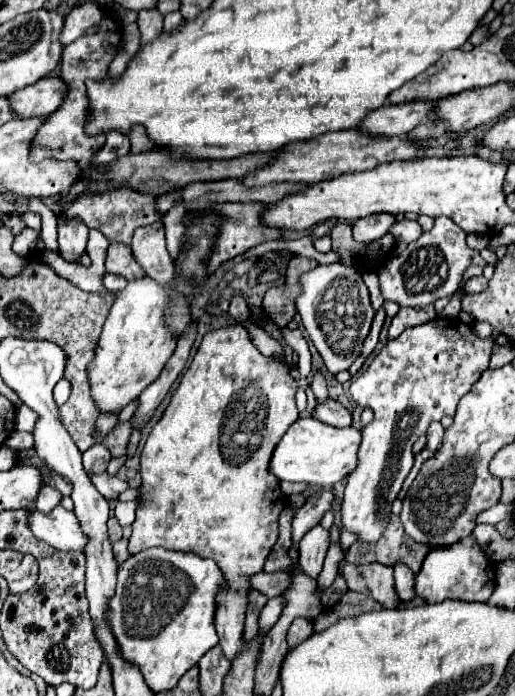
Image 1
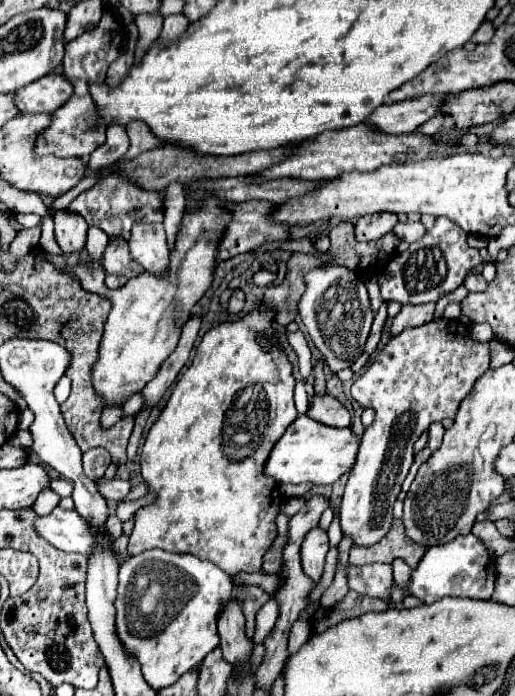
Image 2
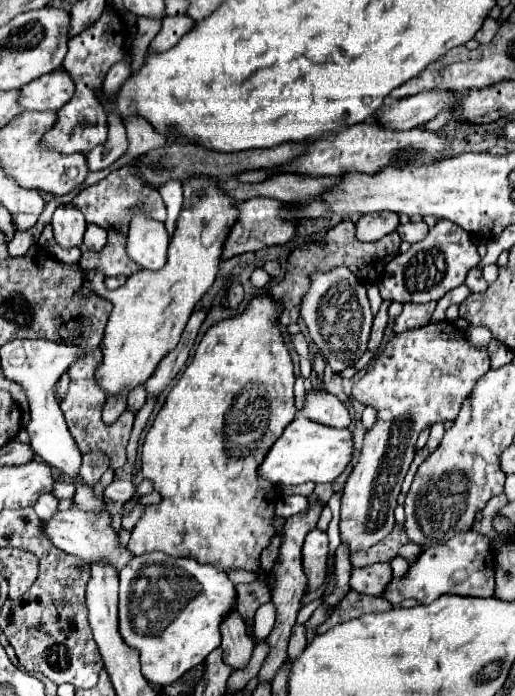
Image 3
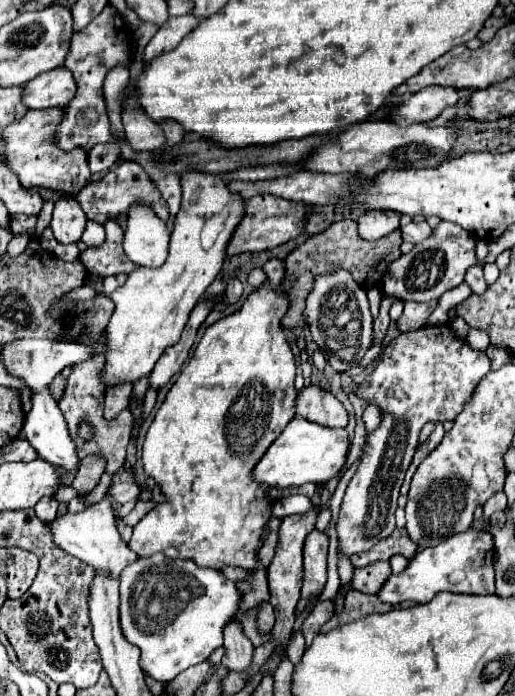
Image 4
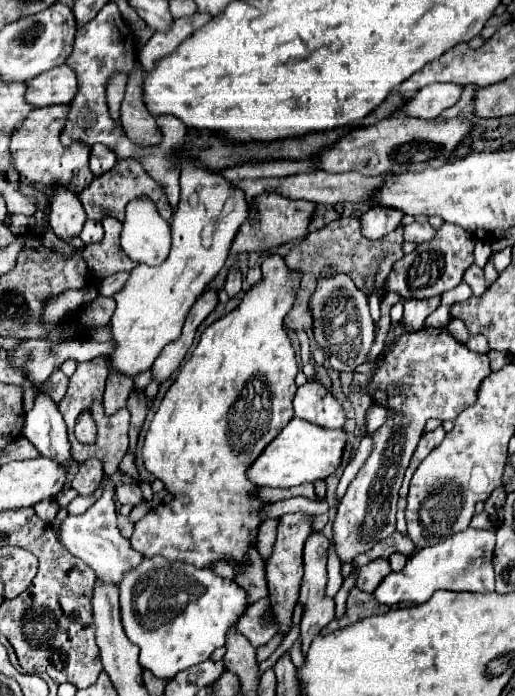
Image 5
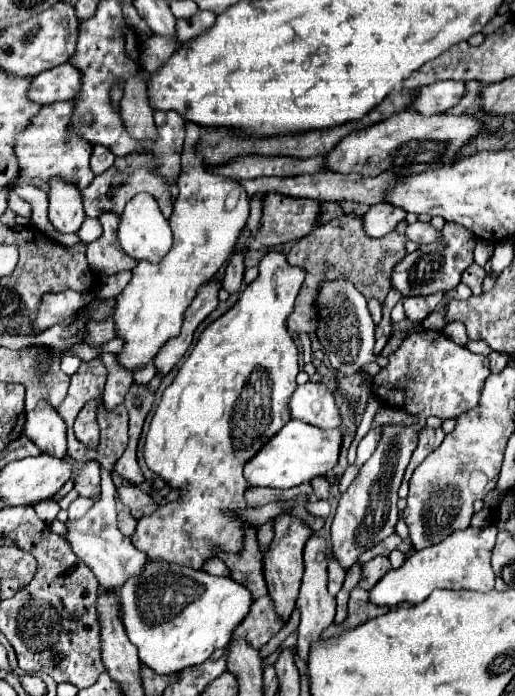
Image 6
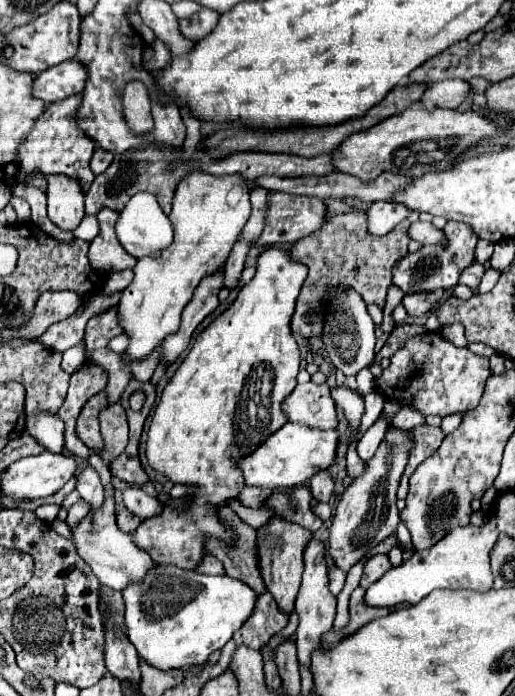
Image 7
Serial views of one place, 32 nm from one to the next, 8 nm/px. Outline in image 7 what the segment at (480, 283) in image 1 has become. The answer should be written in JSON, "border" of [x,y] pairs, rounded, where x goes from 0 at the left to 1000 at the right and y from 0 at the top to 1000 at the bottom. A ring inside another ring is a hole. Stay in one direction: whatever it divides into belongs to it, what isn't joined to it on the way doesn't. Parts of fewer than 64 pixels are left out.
{"border":[[[917,376],[917,379],[897,391],[897,397],[893,397],[893,408],[901,408],[901,411],[924,417],[928,408],[932,408],[932,399],[936,399],[936,394],[940,394],[940,388],[944,388],[940,379],[932,379],[932,376]]]}

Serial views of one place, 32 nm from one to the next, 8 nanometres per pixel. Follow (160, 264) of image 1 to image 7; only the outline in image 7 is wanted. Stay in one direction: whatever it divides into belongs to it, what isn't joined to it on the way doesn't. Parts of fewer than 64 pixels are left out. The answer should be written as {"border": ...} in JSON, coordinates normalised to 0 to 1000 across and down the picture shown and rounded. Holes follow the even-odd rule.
{"border":[[[276,276],[276,279],[260,279],[260,284],[252,284],[252,290],[233,305],[225,319],[225,339],[241,353],[241,359],[260,371],[303,368],[307,359],[322,356],[334,348],[334,325],[318,302],[307,296],[307,287],[299,284],[299,279]]]}

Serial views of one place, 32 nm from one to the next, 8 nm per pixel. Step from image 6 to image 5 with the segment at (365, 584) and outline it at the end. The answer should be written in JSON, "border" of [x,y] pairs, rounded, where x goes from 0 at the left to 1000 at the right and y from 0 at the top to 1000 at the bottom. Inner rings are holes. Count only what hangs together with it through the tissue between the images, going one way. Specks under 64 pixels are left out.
{"border":[[[730,802],[722,807],[715,807],[711,813],[699,816],[695,822],[695,833],[691,833],[691,842],[707,851],[722,851],[746,828],[757,825],[757,810],[750,802]]]}

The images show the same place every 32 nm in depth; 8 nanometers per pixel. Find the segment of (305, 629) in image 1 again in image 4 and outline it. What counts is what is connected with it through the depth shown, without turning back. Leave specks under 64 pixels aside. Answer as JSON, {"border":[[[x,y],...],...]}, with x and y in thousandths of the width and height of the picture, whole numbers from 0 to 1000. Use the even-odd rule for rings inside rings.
{"border":[[[579,908],[575,917],[563,922],[563,928],[555,934],[555,943],[563,945],[563,951],[579,954],[579,948],[586,945],[586,940],[590,940],[590,914]]]}

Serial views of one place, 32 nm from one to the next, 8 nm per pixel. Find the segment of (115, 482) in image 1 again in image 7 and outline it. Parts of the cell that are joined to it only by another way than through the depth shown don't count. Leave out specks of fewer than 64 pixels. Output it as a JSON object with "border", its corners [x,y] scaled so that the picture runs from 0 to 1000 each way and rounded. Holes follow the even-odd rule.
{"border":[[[245,701],[241,704],[241,724],[256,739],[272,741],[276,747],[299,744],[299,741],[315,739],[315,733],[318,733],[318,727],[311,721],[303,721],[299,713],[276,707],[272,701]]]}

